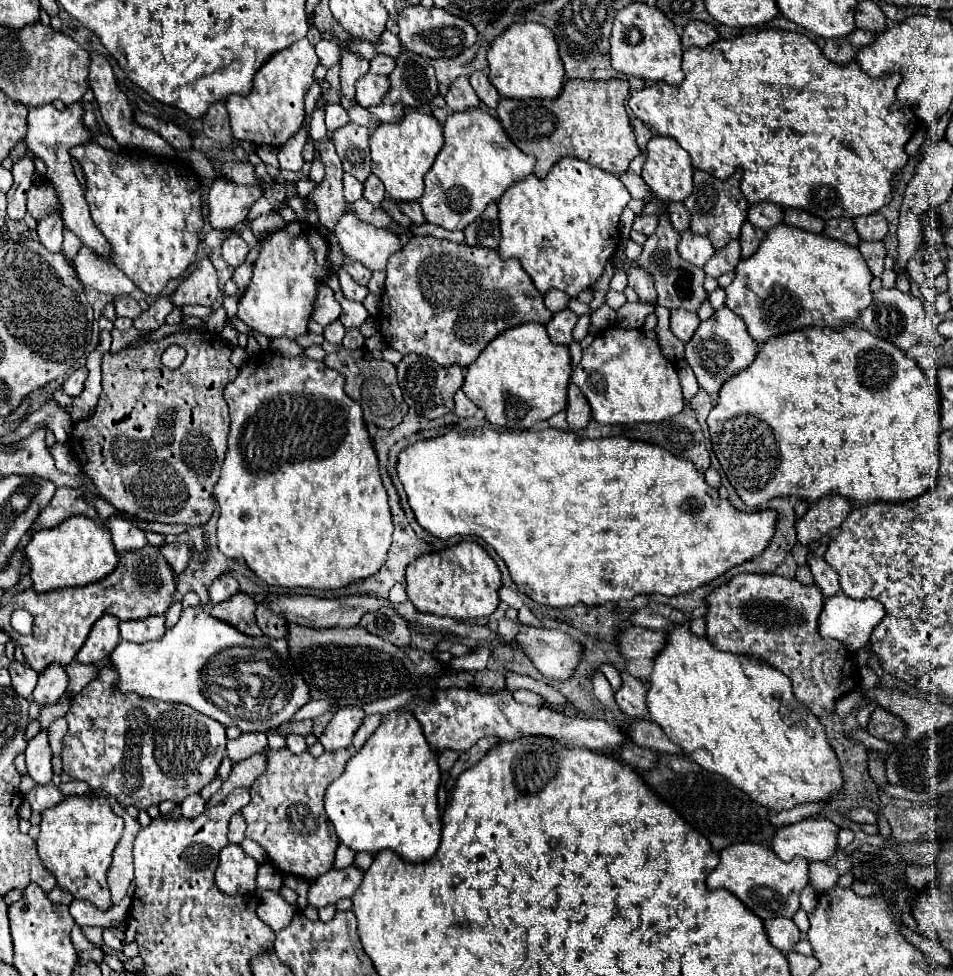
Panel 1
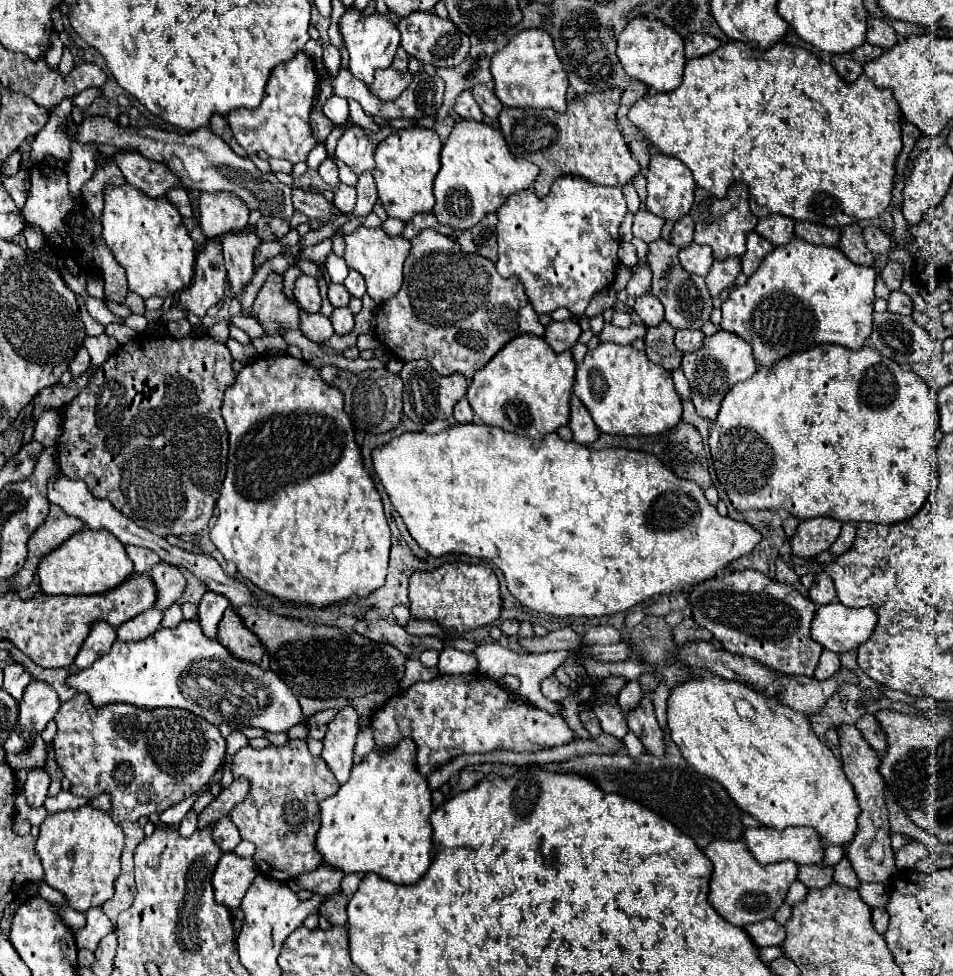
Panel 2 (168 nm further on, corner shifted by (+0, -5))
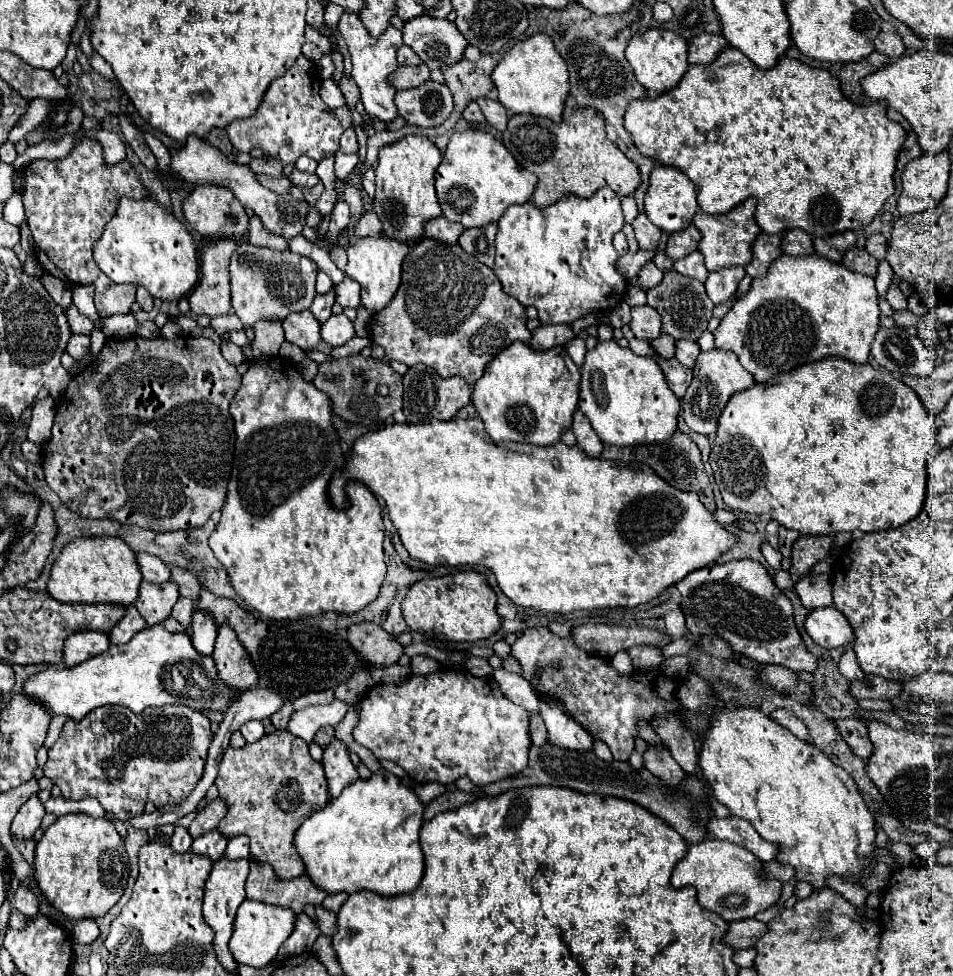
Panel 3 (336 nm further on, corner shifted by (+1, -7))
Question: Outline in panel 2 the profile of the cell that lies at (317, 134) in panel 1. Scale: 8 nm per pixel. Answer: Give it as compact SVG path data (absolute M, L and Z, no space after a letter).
M318 144L318 146L308 154L306 164L308 164L308 168L316 170L316 168L326 160L326 158L328 158L328 154L326 154L326 150L324 150L324 144Z

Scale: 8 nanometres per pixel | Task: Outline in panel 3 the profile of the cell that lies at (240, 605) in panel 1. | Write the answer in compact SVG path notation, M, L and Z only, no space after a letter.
M231 626L219 628L213 658L219 678L231 688L253 688L257 684L259 676L251 664L251 656L239 638L235 638L235 630L231 630Z

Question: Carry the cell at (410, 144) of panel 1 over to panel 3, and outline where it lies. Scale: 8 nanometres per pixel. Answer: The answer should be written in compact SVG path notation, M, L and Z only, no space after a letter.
M405 136L379 150L375 168L377 192L373 198L373 212L383 222L383 232L389 238L409 242L423 236L423 222L441 214L435 196L435 170L441 162L439 148L427 136Z

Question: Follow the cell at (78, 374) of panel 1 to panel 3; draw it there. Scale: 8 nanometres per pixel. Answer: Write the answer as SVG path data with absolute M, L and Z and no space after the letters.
M73 334L69 344L67 344L67 352L75 358L75 360L81 360L87 356L89 352L89 336L85 334Z

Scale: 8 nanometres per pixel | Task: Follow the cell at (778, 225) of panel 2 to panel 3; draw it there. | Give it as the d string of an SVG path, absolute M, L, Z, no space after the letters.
M789 230L789 232L783 232L781 234L783 242L783 254L791 254L791 256L803 256L803 254L813 254L813 242L811 242L811 236L805 232L805 230Z

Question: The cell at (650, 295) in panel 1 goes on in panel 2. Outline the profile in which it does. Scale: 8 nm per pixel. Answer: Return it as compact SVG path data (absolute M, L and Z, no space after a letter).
M652 294L640 296L634 304L636 314L640 316L640 320L650 328L650 326L658 326L664 320L664 308L658 300L654 300Z

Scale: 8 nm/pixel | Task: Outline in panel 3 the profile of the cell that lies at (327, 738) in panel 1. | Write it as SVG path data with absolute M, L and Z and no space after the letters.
M333 738L331 744L323 752L323 768L329 784L329 794L335 798L341 790L359 778L355 766L349 760L349 748L345 742Z

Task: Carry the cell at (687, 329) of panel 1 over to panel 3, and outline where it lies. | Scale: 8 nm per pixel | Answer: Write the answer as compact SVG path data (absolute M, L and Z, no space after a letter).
M683 340L683 342L677 342L675 346L677 346L675 358L677 358L683 366L693 368L693 366L695 366L695 360L697 360L697 356L699 356L699 352L701 352L699 344L697 344L695 340Z

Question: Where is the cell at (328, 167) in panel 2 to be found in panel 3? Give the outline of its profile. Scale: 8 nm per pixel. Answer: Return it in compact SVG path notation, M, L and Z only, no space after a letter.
M337 152L335 154L335 176L339 178L339 180L345 180L349 174L351 174L351 170L355 168L355 164L357 164L357 154L343 154L343 152Z

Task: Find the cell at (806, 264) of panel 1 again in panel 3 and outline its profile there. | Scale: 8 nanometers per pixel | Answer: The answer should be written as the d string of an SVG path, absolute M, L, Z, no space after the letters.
M781 256L771 264L765 278L755 278L747 294L743 294L725 314L715 334L715 346L733 350L741 364L755 376L755 382L769 382L777 374L789 372L801 364L821 360L825 356L841 356L851 362L867 362L871 342L879 330L879 306L875 278L855 274L843 264L831 262L823 256Z

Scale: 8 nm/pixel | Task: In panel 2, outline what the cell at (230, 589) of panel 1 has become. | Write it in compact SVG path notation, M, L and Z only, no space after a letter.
M214 592L204 594L204 598L198 606L198 620L200 620L200 628L206 638L212 638L212 640L218 638L218 622L228 606L230 606L230 602L226 596L220 596Z

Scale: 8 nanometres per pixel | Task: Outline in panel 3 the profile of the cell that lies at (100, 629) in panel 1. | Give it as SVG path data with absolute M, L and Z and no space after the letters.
M99 630L75 632L71 638L67 638L67 644L63 648L63 662L65 666L77 666L93 656L107 652L109 644L111 642L105 632Z

